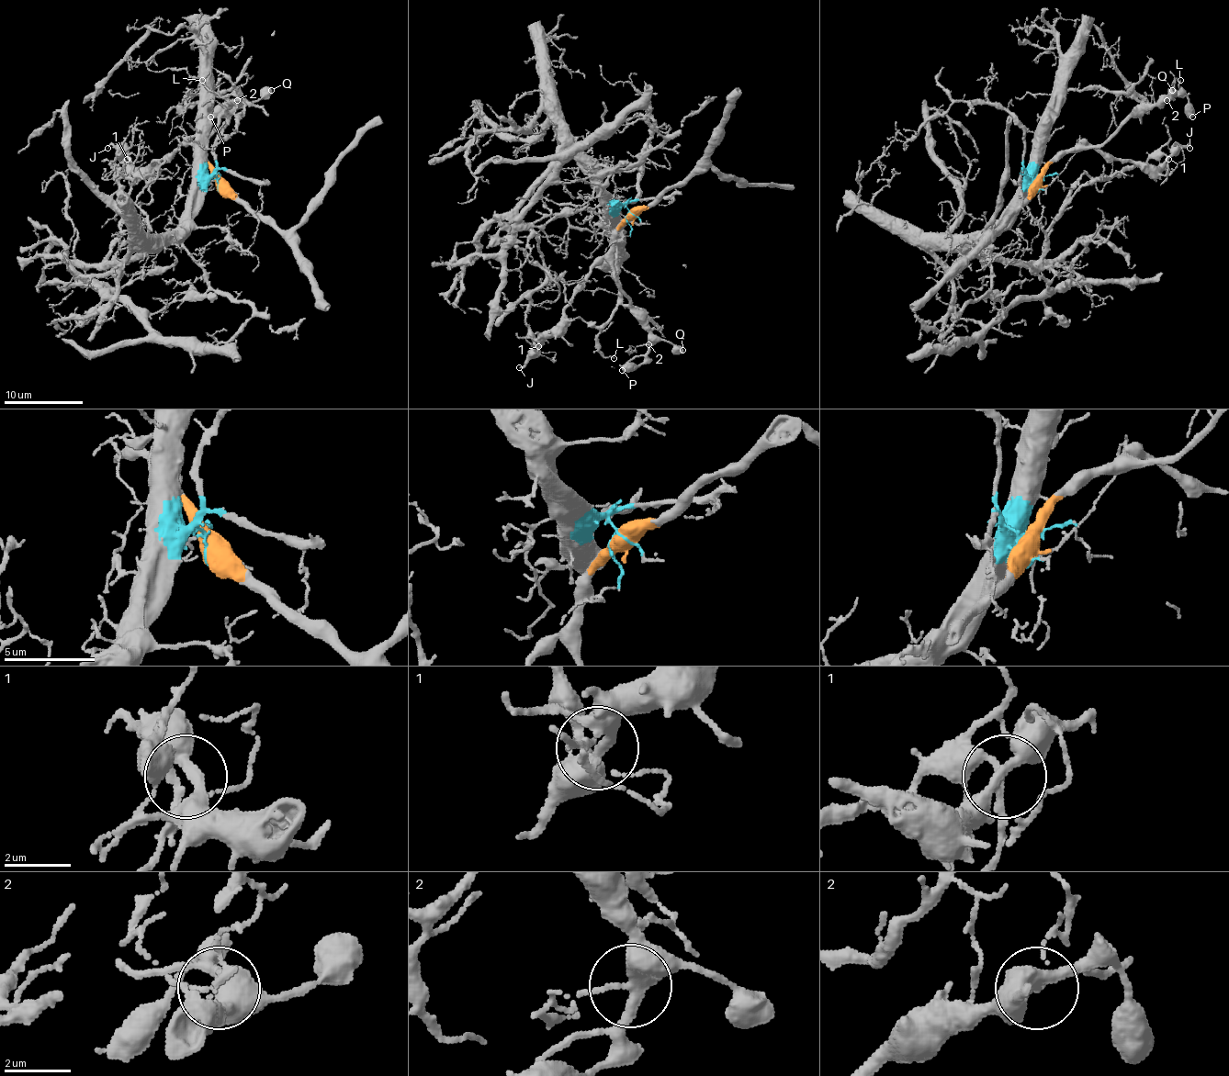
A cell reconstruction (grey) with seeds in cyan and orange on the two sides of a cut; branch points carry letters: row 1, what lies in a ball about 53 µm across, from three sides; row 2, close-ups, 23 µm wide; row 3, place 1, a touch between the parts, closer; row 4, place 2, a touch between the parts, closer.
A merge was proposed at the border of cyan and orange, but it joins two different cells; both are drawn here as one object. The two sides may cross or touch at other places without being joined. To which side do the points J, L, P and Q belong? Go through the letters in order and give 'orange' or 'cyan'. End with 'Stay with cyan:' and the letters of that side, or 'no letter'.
J: orange
L: cyan
P: orange
Q: orange
Stay with cyan: L

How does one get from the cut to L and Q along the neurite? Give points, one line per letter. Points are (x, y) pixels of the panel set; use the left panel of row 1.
L: (216, 181), (206, 171), (206, 89), (198, 101), (186, 101), (202, 79)
Q: (216, 181), (216, 173), (202, 157), (202, 145), (222, 117), (242, 105), (258, 101), (272, 89)

